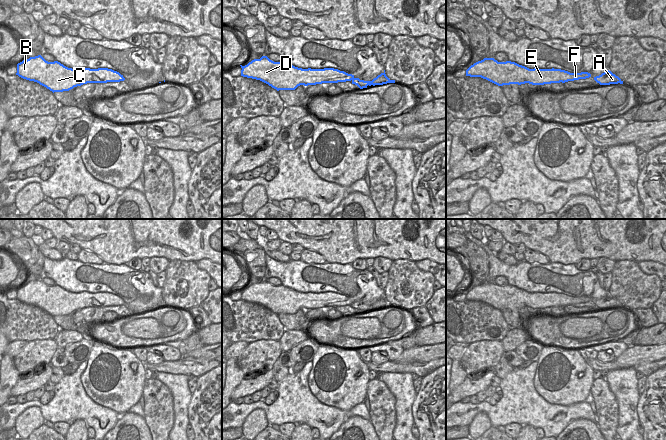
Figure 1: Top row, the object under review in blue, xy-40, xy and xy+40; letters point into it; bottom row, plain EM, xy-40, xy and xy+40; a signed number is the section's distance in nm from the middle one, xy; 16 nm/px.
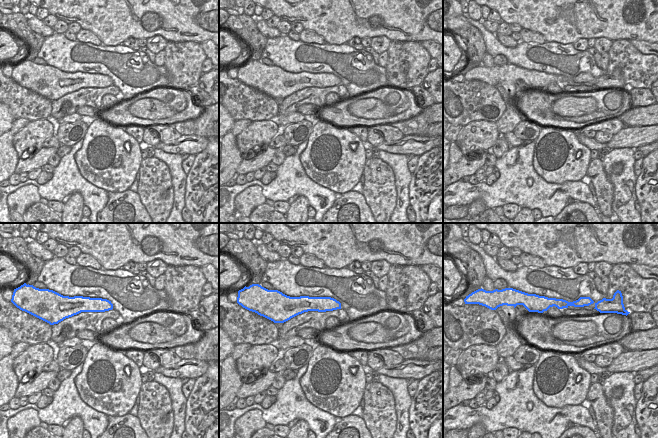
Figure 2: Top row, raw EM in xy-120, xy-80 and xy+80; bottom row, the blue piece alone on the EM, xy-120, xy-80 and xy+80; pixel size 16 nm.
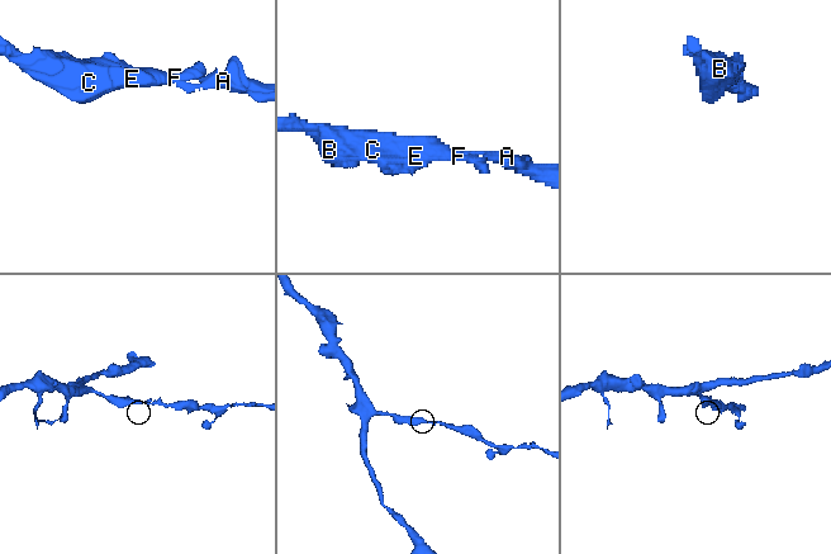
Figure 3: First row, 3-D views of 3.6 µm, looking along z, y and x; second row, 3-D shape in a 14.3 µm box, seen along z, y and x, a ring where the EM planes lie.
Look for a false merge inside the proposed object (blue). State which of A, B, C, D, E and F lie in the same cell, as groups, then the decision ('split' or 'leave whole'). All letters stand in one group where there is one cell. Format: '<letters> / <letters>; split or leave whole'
A B C D E F; leave whole

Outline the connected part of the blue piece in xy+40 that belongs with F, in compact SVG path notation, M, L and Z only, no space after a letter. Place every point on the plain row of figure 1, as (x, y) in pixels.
M484 282L466 294L466 300L481 301L498 310L510 308L544 309L565 307L591 301L588 296L570 297L561 293L529 293L515 286L498 286L494 282Z

